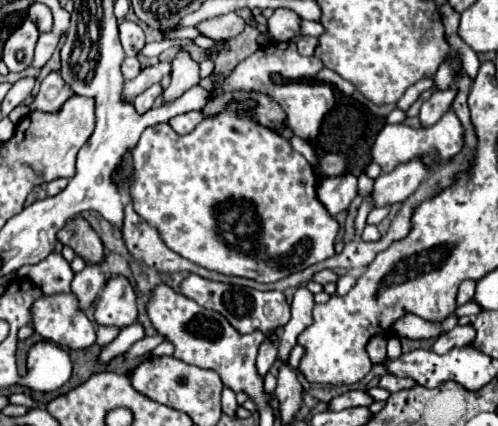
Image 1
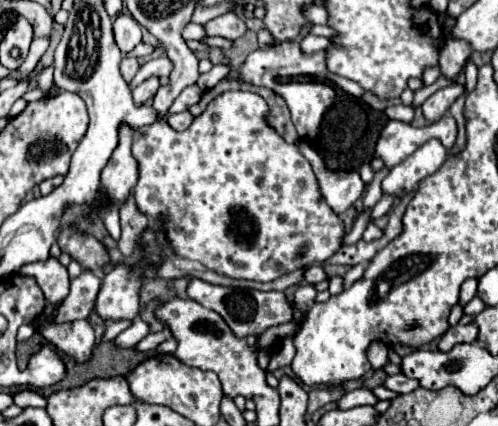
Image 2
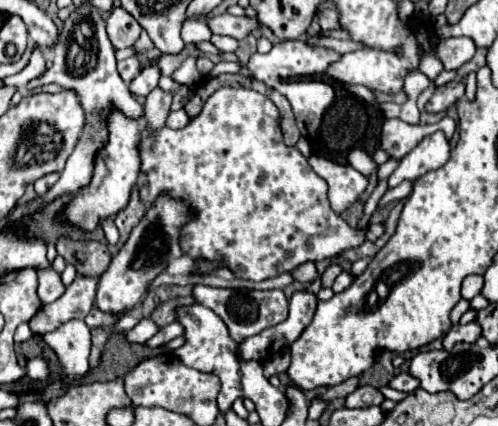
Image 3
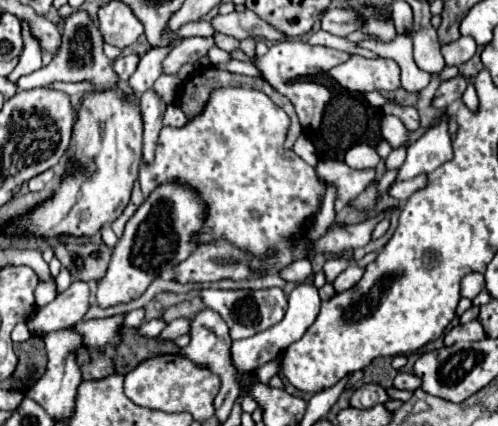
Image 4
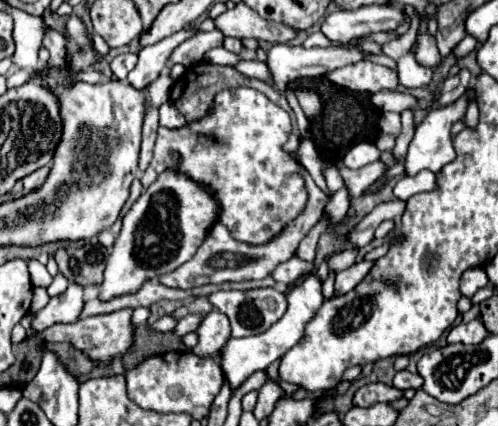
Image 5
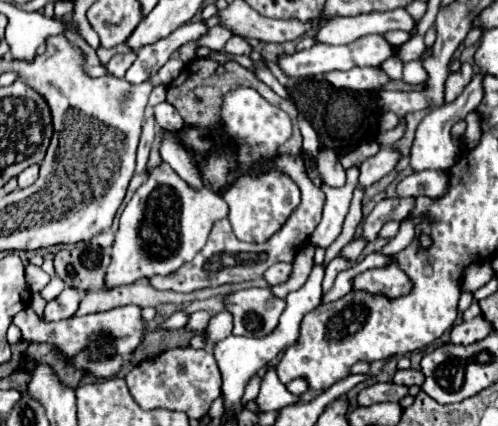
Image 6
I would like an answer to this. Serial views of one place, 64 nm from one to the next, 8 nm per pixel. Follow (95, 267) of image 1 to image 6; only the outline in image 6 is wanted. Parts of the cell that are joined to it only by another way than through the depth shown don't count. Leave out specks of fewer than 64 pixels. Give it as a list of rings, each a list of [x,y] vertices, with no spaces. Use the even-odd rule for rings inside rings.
[[[66,288],[58,298],[50,300],[44,308],[44,322],[54,322],[54,320],[66,320],[72,318],[78,310],[80,304],[80,292],[76,288]]]

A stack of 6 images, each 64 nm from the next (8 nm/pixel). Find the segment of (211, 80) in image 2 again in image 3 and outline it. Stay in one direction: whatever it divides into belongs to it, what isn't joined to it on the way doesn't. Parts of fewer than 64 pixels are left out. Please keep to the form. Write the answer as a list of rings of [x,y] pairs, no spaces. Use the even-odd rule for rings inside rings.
[[[220,62],[220,64],[216,64],[216,66],[212,68],[210,74],[202,76],[202,80],[210,80],[210,78],[216,78],[216,76],[220,76],[220,74],[236,74],[236,72],[240,72],[240,70],[242,70],[242,68],[240,68],[238,62]]]

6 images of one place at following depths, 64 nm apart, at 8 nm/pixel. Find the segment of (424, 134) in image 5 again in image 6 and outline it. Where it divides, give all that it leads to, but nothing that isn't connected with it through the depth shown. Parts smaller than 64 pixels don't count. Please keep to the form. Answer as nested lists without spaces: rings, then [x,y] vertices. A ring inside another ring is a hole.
[[[476,74],[472,78],[472,82],[464,88],[464,92],[450,104],[444,104],[444,106],[438,106],[438,108],[432,108],[430,114],[420,122],[418,130],[416,130],[416,136],[414,136],[414,142],[412,142],[412,148],[410,148],[410,168],[414,172],[420,172],[420,170],[448,170],[452,164],[456,164],[456,156],[460,156],[460,148],[452,142],[452,136],[450,136],[450,128],[464,120],[464,116],[472,110],[478,108],[480,100],[482,100],[482,74]]]

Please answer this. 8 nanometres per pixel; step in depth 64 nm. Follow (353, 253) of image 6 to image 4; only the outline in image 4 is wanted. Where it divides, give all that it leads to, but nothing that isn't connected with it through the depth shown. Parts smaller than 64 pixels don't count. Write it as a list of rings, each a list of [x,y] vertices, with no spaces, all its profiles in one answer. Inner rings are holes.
[[[332,258],[332,260],[328,260],[328,262],[324,264],[324,276],[326,276],[326,282],[332,284],[334,278],[336,278],[342,270],[348,268],[348,264],[350,264],[350,260],[346,260],[346,258]]]

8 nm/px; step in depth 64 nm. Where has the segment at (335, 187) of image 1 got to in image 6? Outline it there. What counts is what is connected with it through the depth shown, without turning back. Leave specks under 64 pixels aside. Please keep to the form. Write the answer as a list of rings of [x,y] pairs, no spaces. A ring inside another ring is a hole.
[[[380,148],[380,152],[372,158],[368,158],[362,166],[360,166],[360,176],[358,176],[358,188],[366,190],[368,186],[372,186],[376,180],[380,180],[382,176],[386,176],[388,172],[394,170],[398,162],[398,152],[392,148]]]

